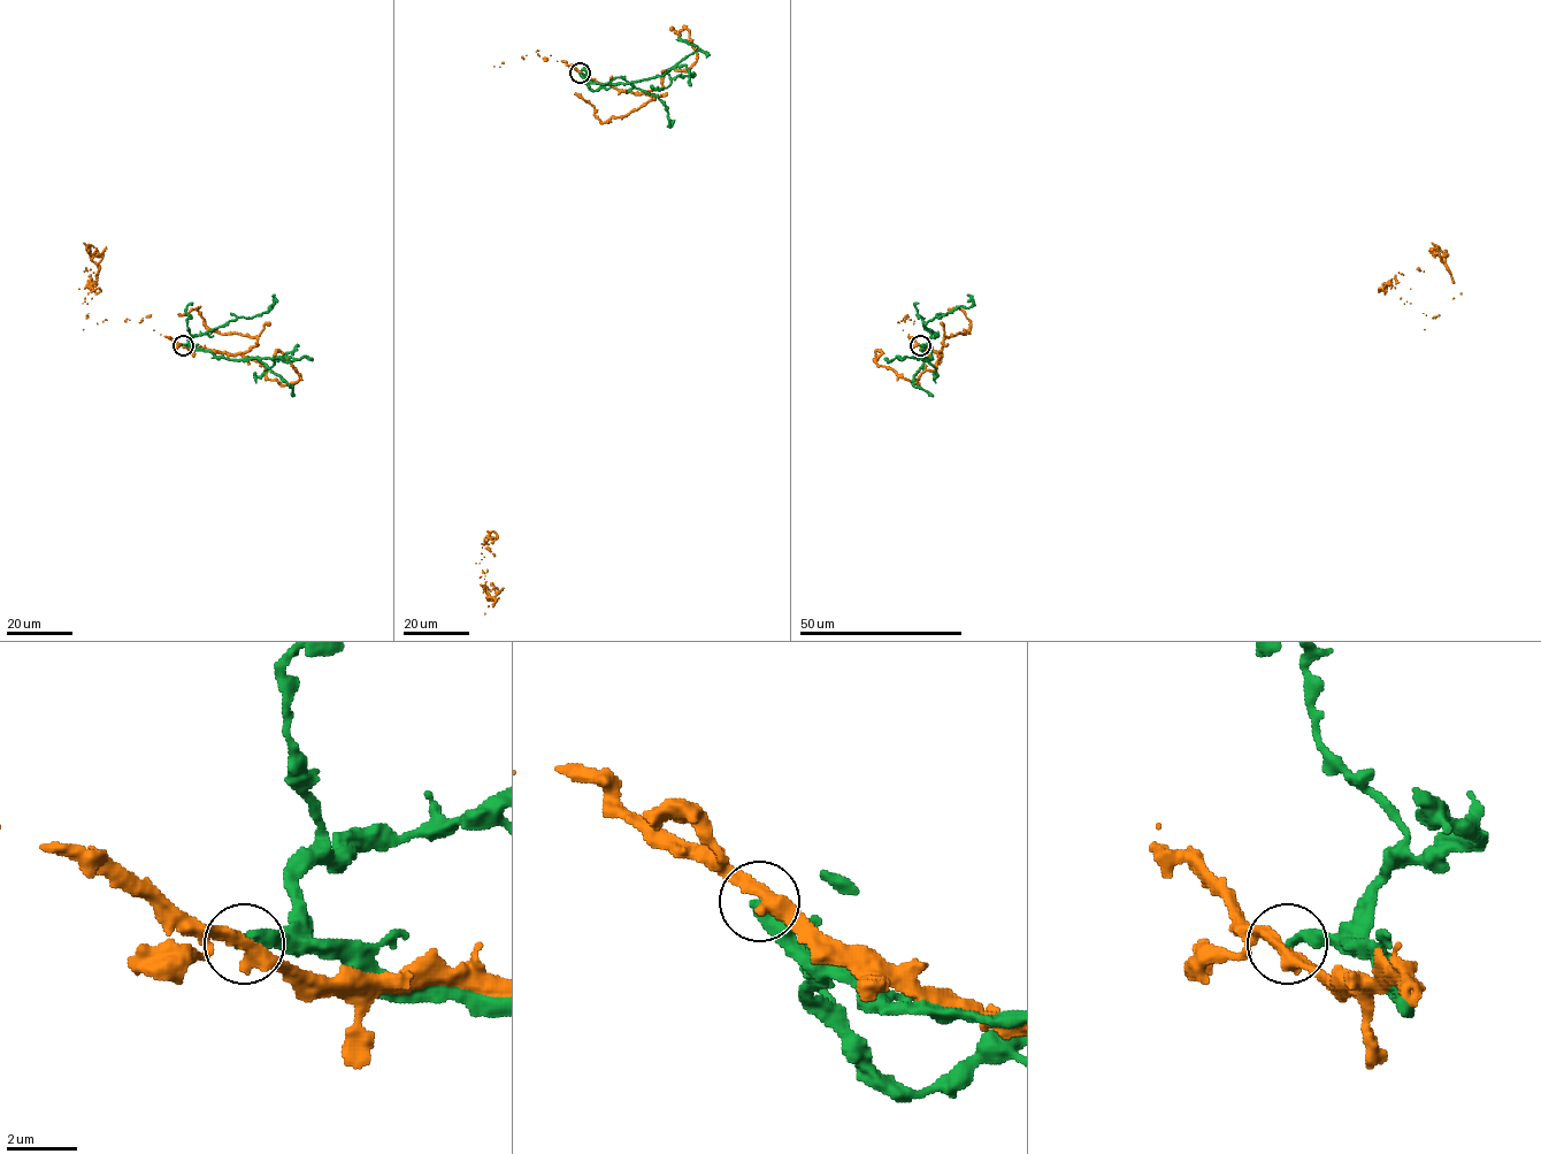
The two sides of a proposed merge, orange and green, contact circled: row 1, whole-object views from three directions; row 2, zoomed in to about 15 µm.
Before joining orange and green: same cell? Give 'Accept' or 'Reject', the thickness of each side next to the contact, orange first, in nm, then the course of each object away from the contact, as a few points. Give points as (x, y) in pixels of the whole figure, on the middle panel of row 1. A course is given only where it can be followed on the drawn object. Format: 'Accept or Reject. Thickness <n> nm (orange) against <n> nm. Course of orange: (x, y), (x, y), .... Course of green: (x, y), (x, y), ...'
Reject. Thickness 400 nm (orange) against 360 nm. Course of orange: (580, 73), (653, 96), (600, 123), (491, 582), (499, 593), (488, 597), (483, 588), (487, 593). Course of green: (580, 73), (592, 83), (664, 76), (698, 48), (675, 39)

